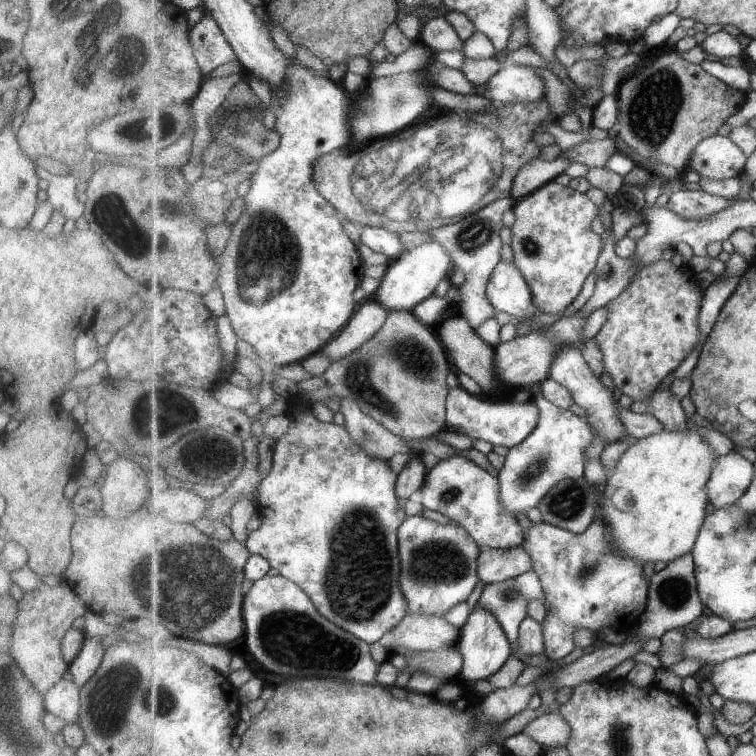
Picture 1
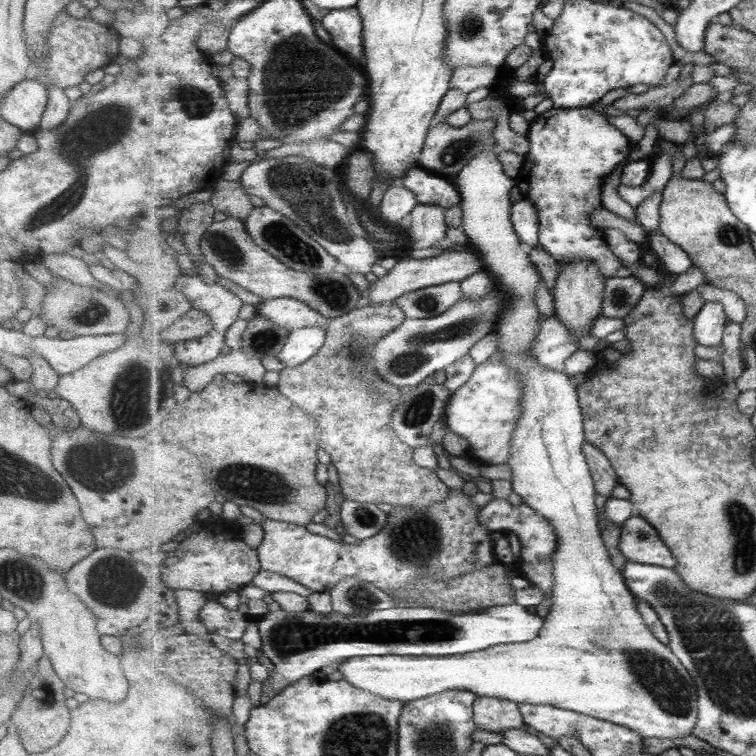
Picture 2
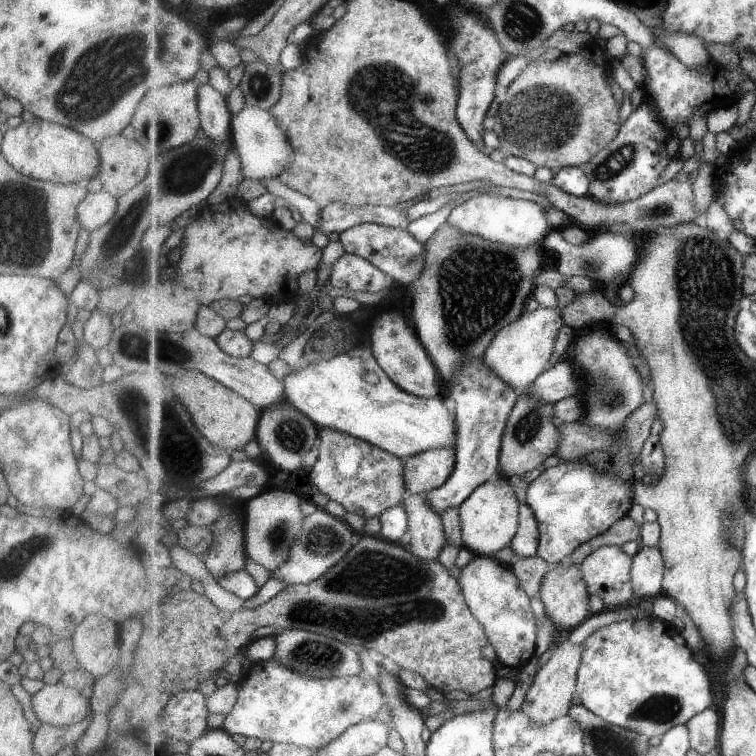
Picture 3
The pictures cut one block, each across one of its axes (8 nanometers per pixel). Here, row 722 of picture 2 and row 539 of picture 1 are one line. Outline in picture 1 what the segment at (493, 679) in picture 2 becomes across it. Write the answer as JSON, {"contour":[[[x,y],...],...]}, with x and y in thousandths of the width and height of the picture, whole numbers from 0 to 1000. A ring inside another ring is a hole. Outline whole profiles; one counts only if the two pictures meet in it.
{"contour":[[[914,563],[911,569],[878,569],[845,581],[824,601],[812,623],[807,626],[803,646],[792,667],[796,669],[800,693],[808,704],[811,725],[832,741],[845,741],[851,749],[872,742],[884,747],[911,730],[917,731],[917,722],[922,720],[922,712],[931,696],[933,672],[935,664],[939,664],[937,639],[948,606],[951,603],[943,598],[940,587],[930,582],[930,577]]]}

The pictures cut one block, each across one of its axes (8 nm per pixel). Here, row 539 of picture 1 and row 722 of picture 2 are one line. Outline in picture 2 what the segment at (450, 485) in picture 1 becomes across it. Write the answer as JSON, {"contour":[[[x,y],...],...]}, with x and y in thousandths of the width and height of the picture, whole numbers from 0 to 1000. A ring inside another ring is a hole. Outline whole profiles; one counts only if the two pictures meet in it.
{"contour":[[[631,922],[627,944],[630,960],[648,970],[663,970],[694,960],[688,933],[671,925]]]}

